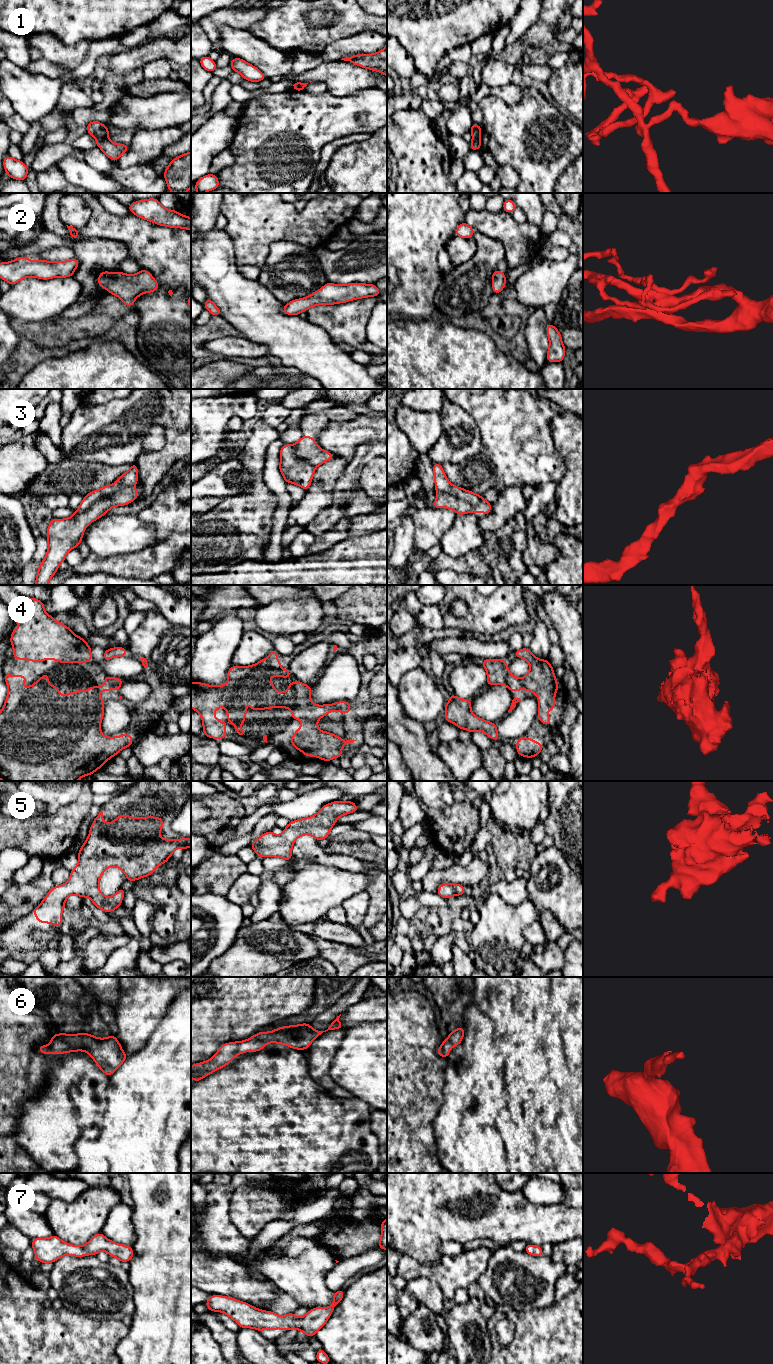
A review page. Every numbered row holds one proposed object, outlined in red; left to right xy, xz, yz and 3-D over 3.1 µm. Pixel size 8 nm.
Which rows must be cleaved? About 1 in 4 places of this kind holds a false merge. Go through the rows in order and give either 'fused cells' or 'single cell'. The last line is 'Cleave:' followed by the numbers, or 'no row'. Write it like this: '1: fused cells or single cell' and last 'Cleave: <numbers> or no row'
1: fused cells
2: single cell
3: fused cells
4: single cell
5: single cell
6: single cell
7: single cell
Cleave: 1, 3

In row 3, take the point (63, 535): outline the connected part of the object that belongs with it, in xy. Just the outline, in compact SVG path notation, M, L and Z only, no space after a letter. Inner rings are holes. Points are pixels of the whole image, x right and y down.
M134 486L115 488L113 492L96 500L86 510L76 510L67 519L53 518L47 528L48 551L38 567L36 585L48 585L67 553L81 544L86 527L104 516L115 506L124 506L139 496Z

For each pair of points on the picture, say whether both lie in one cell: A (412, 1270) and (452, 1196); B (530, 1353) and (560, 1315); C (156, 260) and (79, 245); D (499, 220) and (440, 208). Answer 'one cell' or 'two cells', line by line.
A: two cells
B: one cell
C: two cells
D: two cells

